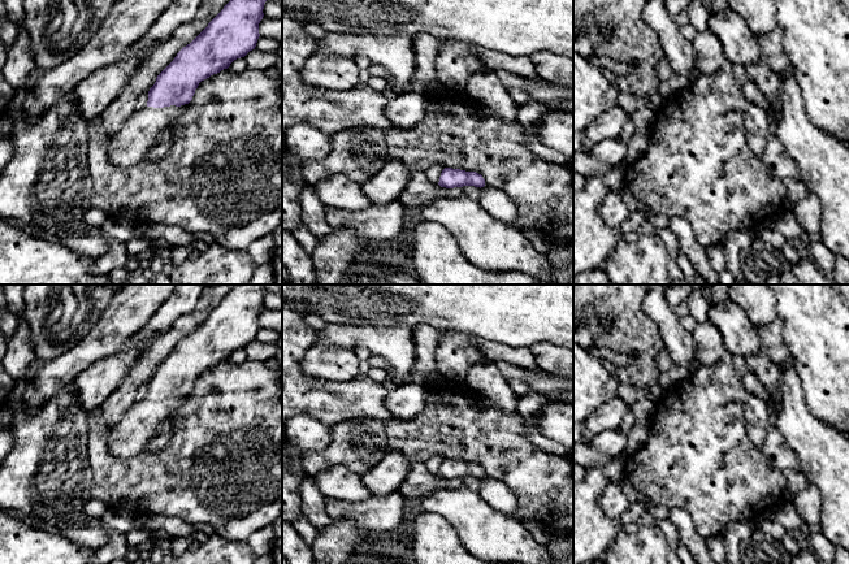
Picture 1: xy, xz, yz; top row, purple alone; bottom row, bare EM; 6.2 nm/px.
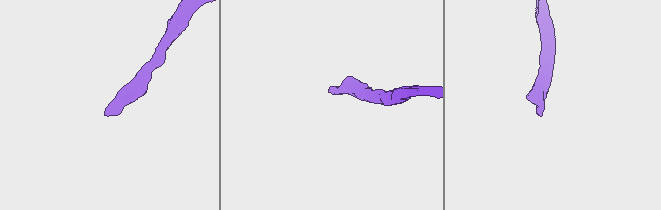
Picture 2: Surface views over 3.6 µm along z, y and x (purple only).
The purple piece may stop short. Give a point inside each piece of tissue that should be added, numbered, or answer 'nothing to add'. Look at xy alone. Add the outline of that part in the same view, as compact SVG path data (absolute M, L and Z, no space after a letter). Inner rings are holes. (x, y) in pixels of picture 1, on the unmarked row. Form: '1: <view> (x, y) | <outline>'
1: xy (128, 438) | M144 398L135 402L111 429L109 450L117 459L131 459L144 451L159 425L168 417L178 398Z

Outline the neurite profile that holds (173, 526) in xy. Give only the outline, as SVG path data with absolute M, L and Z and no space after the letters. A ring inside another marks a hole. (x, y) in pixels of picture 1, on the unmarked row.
M148 515L146 517L146 525L147 525L147 529L152 532L163 530L169 537L178 537L178 538L190 537L194 533L203 530L203 528L194 526L173 516Z

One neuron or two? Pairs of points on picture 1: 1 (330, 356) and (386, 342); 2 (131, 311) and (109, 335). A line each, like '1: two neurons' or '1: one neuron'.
1: two neurons
2: one neuron

